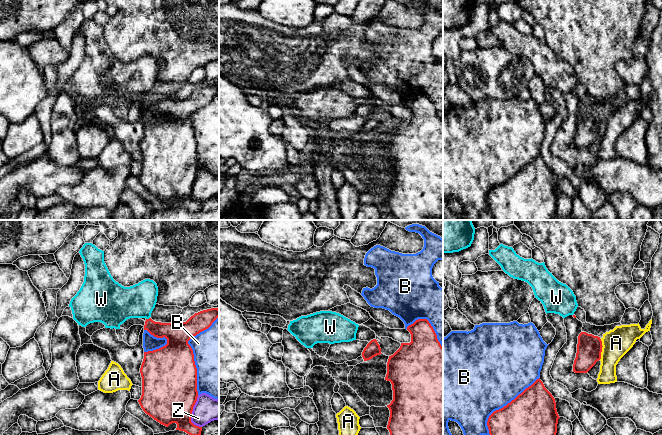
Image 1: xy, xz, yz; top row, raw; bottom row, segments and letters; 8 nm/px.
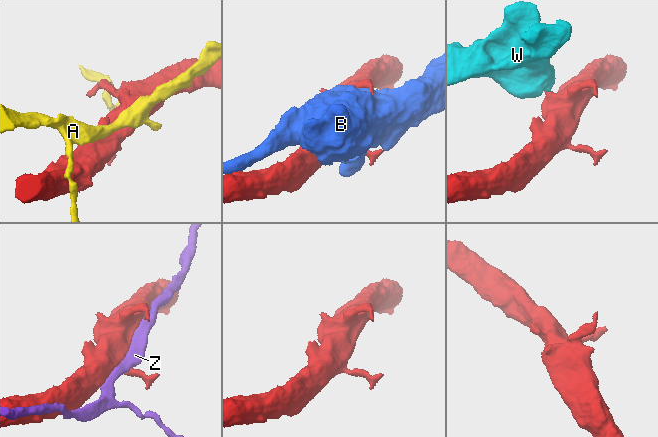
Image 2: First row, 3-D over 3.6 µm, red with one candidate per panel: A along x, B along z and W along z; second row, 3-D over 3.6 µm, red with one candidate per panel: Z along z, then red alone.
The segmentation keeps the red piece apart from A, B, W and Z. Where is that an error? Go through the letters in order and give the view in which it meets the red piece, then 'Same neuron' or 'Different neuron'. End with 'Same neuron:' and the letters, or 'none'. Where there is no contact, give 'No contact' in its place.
A: Touches red in yz. Different neuron
B: Touches red in xy. Different neuron
W: Touches red in xy. Different neuron
Z: Touches red in xy. Different neuron
Same neuron: none

